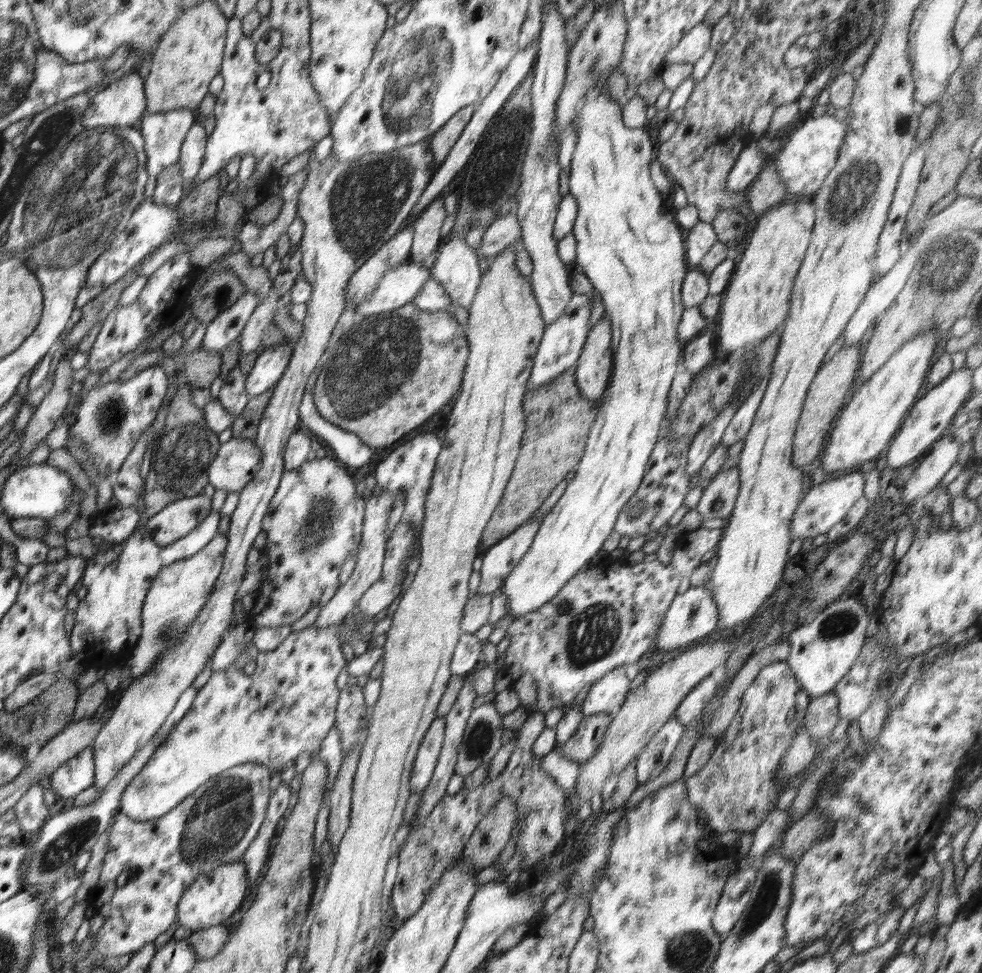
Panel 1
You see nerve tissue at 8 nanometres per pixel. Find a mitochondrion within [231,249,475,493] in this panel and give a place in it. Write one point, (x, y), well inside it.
(374, 360)

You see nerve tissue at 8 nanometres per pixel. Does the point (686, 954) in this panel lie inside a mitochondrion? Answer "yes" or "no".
yes

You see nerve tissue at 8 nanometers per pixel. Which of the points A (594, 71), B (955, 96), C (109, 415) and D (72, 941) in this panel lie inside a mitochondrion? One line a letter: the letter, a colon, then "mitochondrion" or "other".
A: mitochondrion
B: other
C: mitochondrion
D: other

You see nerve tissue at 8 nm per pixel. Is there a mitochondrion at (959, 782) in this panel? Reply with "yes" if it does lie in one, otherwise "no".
no

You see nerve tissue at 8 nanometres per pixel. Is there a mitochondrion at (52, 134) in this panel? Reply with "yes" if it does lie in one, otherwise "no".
yes

